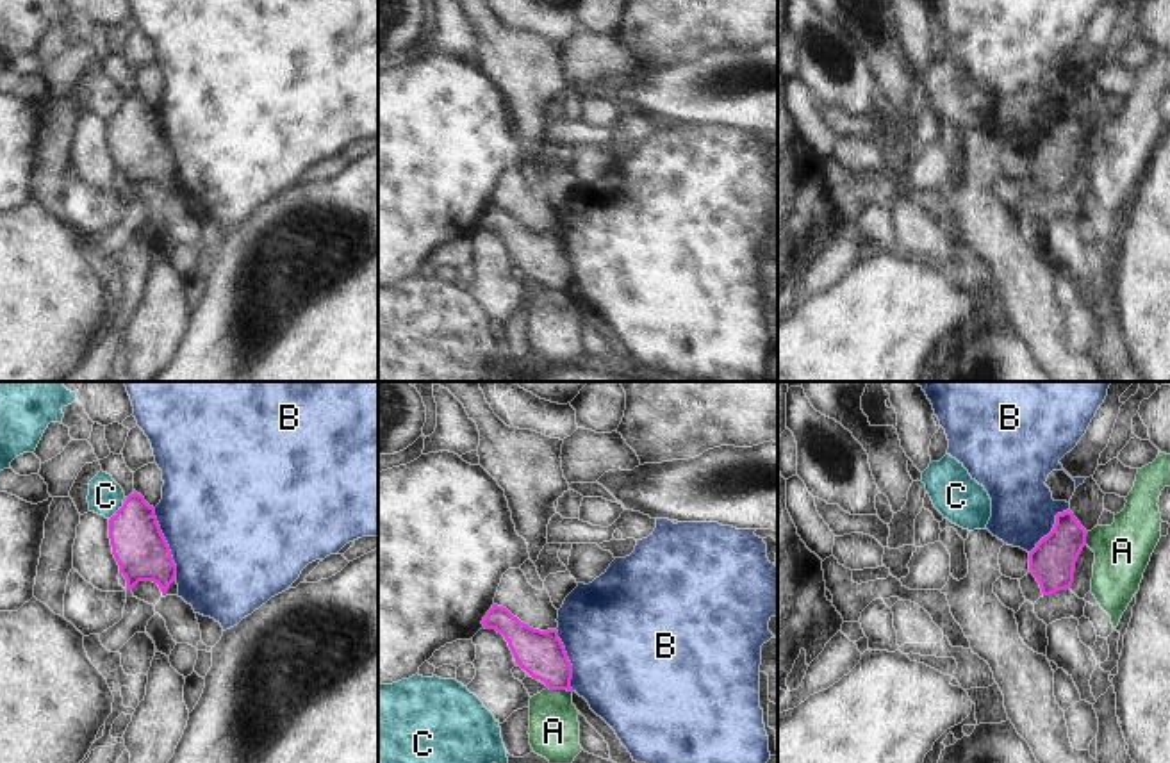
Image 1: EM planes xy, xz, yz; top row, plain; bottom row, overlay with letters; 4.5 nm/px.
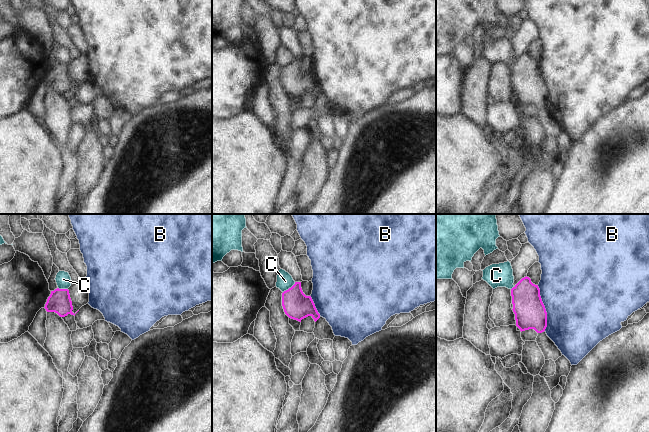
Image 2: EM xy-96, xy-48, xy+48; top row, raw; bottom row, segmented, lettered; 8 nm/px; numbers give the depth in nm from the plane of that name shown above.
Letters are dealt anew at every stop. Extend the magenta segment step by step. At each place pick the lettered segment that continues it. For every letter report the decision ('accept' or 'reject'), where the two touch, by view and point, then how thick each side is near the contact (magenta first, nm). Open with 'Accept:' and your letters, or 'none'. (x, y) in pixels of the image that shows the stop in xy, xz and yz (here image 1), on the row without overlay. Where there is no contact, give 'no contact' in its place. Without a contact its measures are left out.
Accept: none
A: reject; meets magenta in xz at (560, 289); 200 nm thick on the magenta side, 220 nm on the other
B: reject; meets magenta in xy at (166, 143); 240 nm thick on the magenta side, 500 nm on the other
C: reject; meets magenta in xy at (116, 113); 240 nm thick on the magenta side, 160 nm on the other

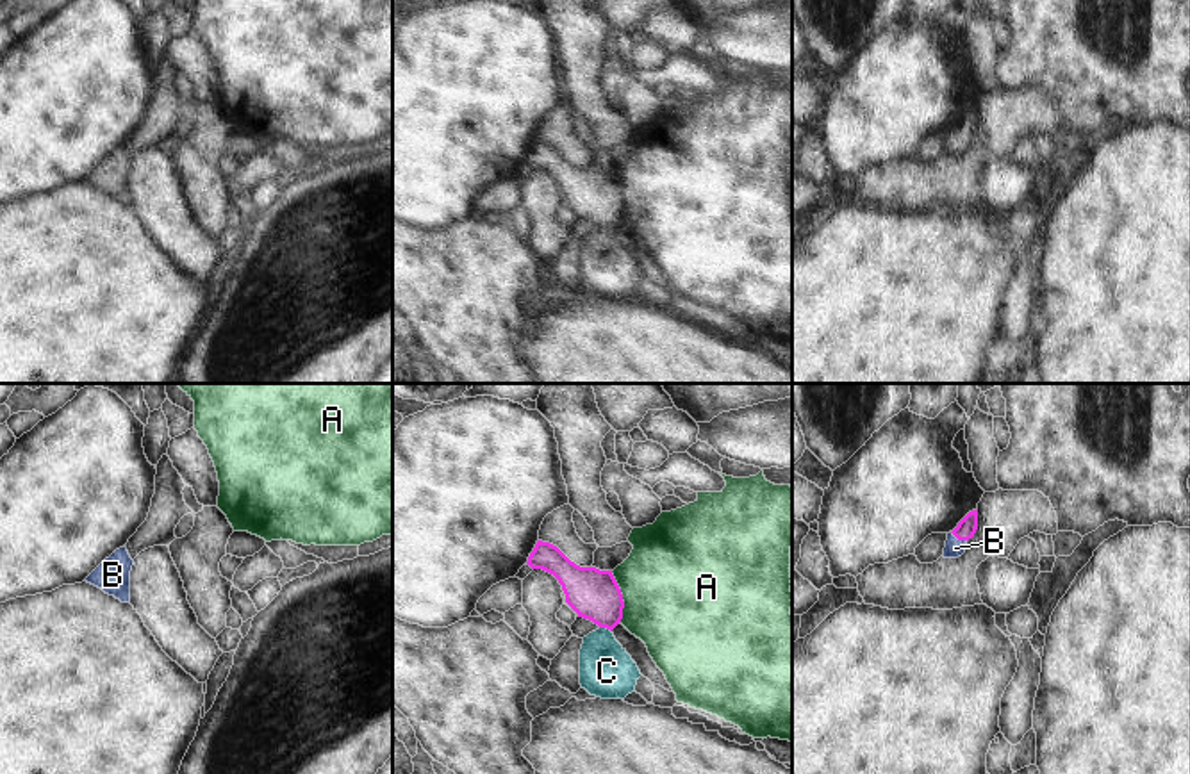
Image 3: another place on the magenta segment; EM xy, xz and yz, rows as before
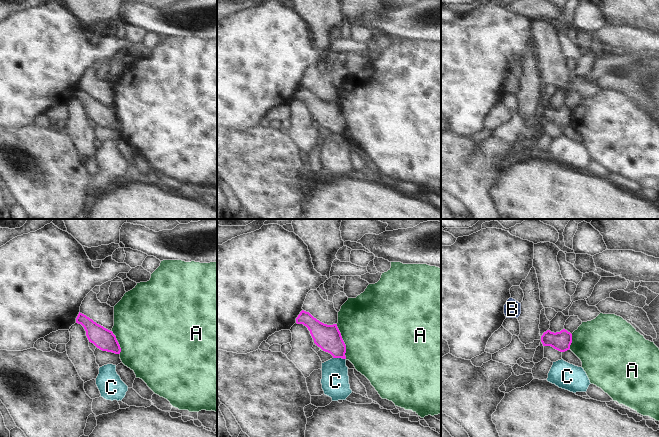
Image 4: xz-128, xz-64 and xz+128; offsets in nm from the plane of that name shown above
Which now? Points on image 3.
Accept: B
A: reject; meets magenta in xz at (621, 197); 220 nm thick on the magenta side, 480 nm on the other
B: accept; meets magenta in yz at (958, 139); 90 nm thick on the magenta side, 90 nm on the other
C: reject; meets magenta in xz at (605, 227); 220 nm thick on the magenta side, 240 nm on the other

